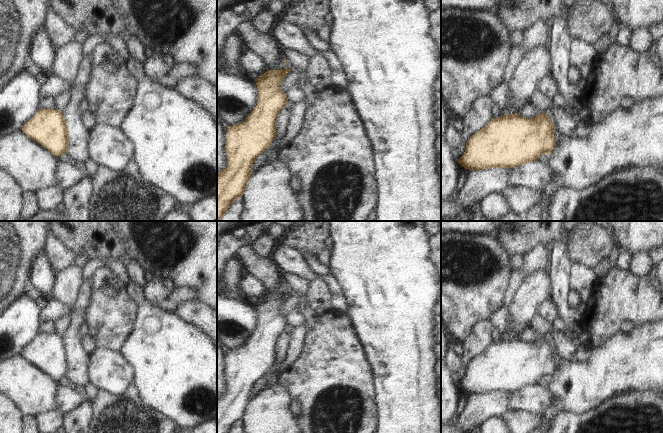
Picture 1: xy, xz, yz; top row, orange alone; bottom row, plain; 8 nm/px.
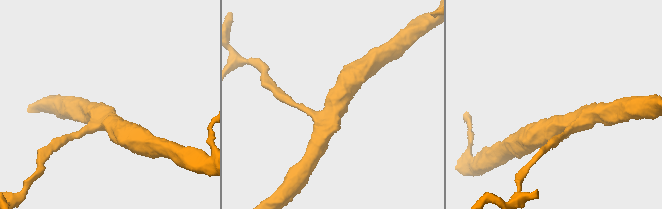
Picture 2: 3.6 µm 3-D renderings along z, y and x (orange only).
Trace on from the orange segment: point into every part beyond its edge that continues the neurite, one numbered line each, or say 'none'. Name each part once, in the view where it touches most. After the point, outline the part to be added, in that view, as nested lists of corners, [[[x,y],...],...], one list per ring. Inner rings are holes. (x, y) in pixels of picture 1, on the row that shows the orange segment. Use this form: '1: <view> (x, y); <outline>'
none

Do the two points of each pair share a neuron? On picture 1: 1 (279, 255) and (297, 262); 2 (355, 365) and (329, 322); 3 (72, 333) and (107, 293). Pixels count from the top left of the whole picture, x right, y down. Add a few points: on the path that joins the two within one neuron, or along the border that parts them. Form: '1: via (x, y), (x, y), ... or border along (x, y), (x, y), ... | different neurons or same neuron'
1: via (283, 256), (293, 262) | same neuron
2: via (344, 354), (334, 344), (334, 333) | same neuron
3: border along (91, 295), (83, 320) | different neurons

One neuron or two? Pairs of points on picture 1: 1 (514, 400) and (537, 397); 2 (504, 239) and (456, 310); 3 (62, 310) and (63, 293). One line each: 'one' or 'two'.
1: one
2: two
3: two

